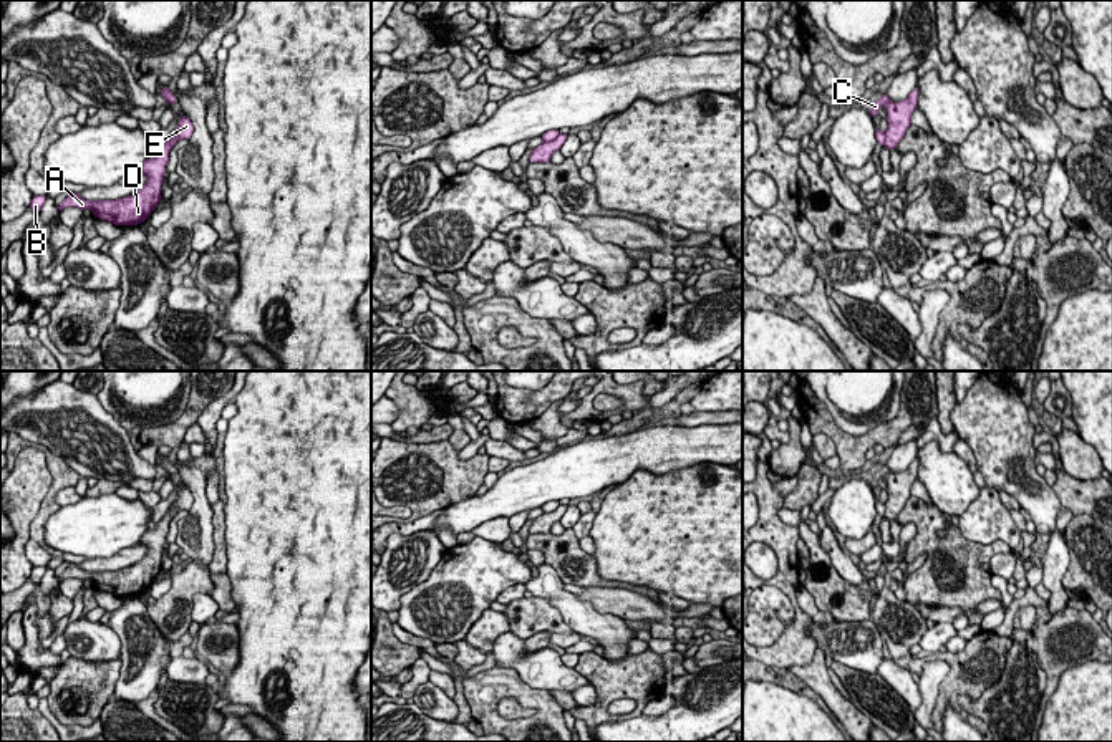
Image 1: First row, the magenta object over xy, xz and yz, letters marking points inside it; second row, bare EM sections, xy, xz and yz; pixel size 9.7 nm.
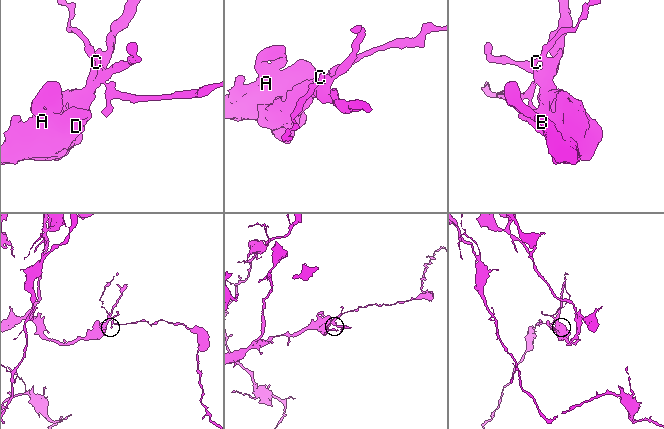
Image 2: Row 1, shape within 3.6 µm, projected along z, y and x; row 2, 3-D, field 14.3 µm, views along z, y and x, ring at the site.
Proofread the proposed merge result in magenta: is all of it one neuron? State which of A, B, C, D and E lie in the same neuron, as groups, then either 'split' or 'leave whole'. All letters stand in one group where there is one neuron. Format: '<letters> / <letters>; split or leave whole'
A B D E / C; split

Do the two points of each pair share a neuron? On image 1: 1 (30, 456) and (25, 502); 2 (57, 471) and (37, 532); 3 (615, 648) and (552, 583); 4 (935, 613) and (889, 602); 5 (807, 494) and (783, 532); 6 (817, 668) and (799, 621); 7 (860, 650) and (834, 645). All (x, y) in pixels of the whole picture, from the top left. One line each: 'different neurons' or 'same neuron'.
1: same neuron
2: same neuron
3: same neuron
4: different neurons
5: different neurons
6: different neurons
7: same neuron

